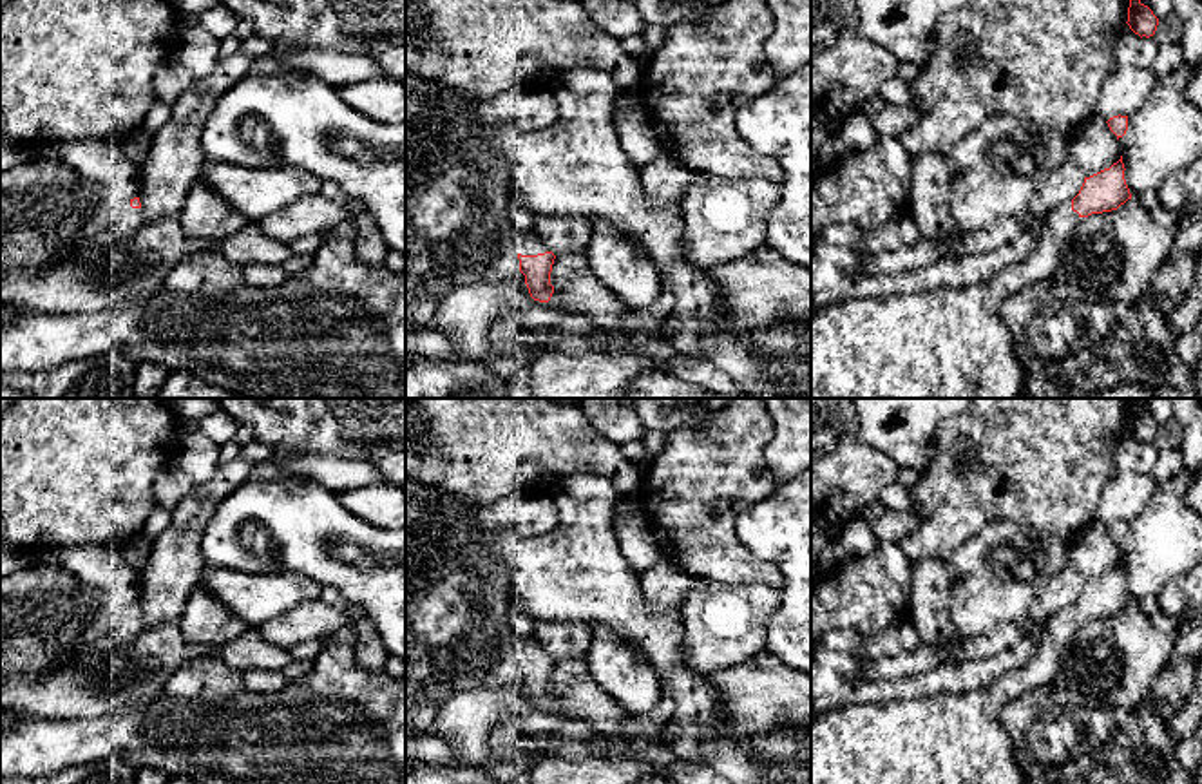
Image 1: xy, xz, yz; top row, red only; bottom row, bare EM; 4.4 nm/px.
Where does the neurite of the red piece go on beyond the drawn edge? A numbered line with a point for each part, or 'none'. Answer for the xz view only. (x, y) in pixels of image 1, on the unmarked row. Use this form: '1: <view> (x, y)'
1: xz (529, 650)

